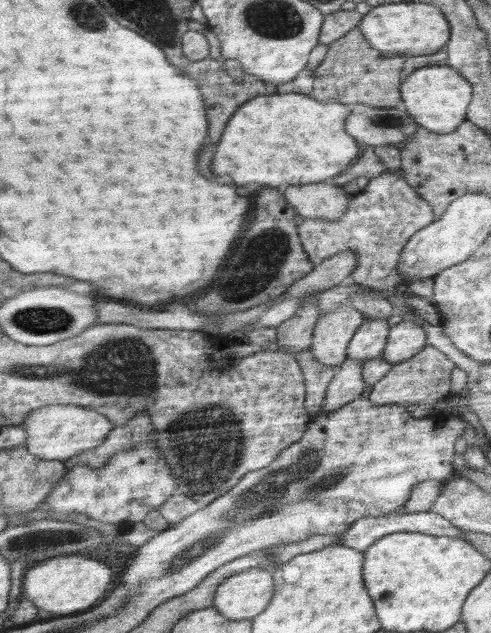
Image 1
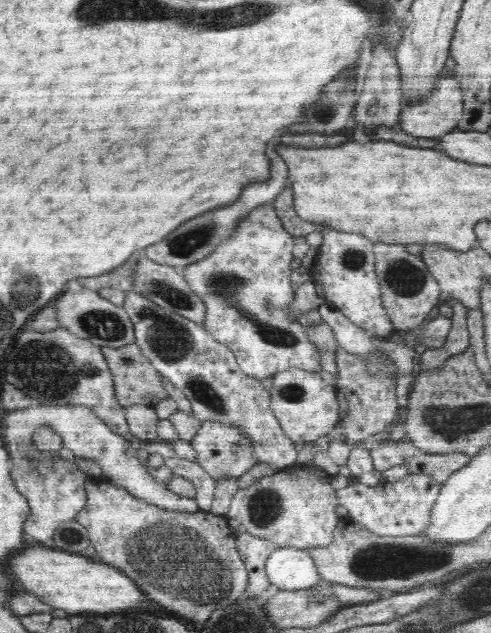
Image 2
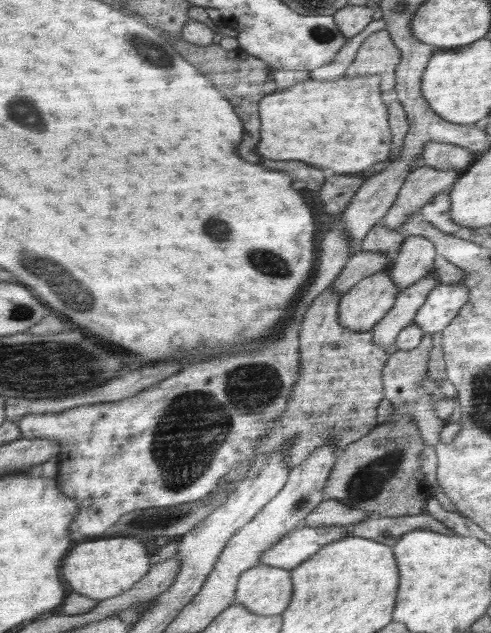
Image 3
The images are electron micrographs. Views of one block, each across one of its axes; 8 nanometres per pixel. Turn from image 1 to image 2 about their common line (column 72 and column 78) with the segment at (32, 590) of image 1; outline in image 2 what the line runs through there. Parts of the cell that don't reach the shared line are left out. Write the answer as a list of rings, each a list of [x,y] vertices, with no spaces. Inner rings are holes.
[[[26,547],[18,556],[10,557],[10,576],[14,576],[23,592],[35,594],[54,609],[66,610],[69,615],[78,615],[78,612],[116,614],[146,602],[146,596],[120,570],[102,562],[92,562],[79,554],[48,547]]]

